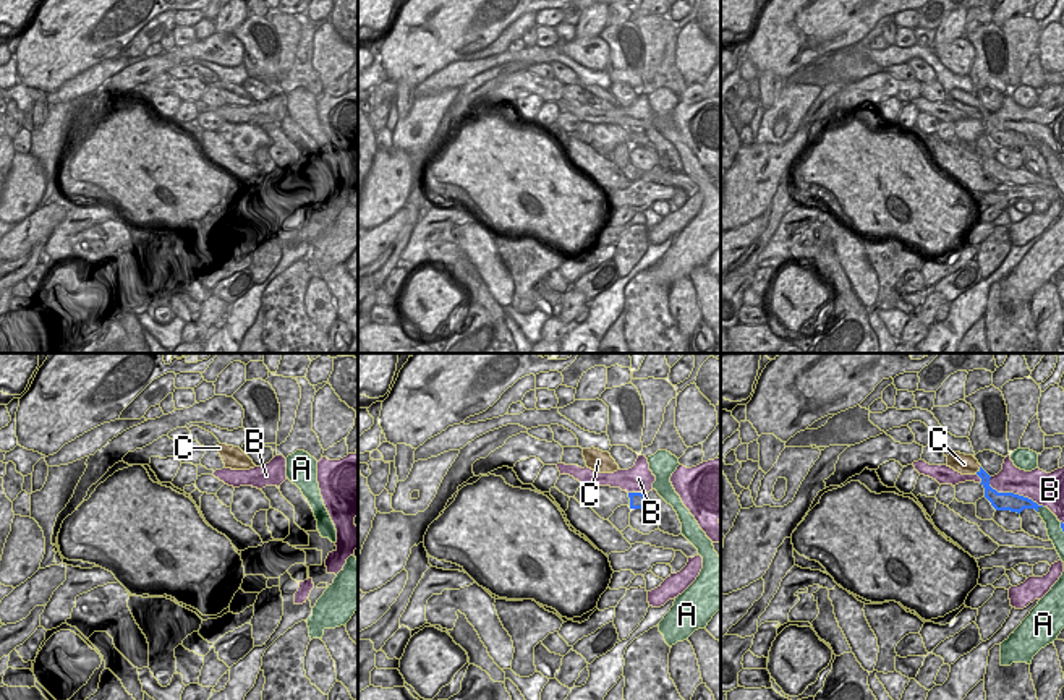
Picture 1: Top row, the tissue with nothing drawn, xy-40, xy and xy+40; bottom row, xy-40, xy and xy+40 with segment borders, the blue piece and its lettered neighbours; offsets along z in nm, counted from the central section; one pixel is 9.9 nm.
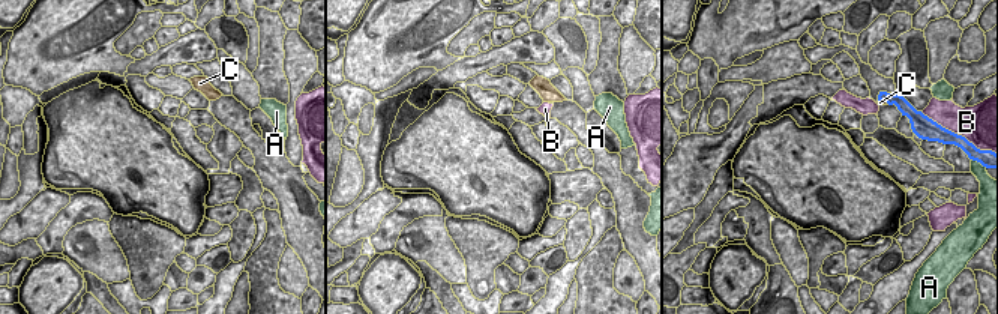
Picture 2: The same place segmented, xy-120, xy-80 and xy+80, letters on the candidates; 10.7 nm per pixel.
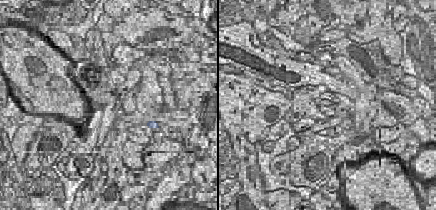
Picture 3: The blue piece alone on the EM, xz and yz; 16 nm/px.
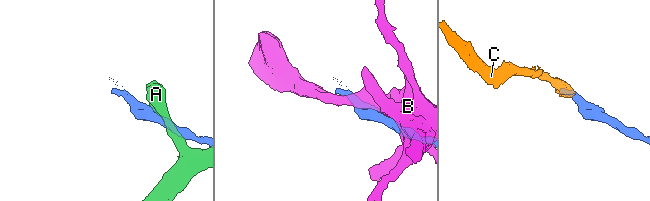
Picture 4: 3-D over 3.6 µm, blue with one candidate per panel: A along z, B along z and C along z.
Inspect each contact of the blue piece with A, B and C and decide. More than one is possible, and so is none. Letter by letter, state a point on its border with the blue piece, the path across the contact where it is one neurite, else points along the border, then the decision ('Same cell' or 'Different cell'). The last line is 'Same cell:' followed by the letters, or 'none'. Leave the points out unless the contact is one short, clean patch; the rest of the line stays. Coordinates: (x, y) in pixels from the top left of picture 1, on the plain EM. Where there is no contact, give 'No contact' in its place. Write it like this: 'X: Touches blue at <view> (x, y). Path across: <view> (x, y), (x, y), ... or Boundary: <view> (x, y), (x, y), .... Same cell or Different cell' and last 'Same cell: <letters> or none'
A: Touches blue at xy+40 (1037, 146). Different cell
B: Touches blue at xy+40 (1012, 130). Different cell
C: Touches blue at xy+40 (980, 107). Path across: xy+40 (990, 130), (980, 107), (964, 101). Same cell
Same cell: C.

